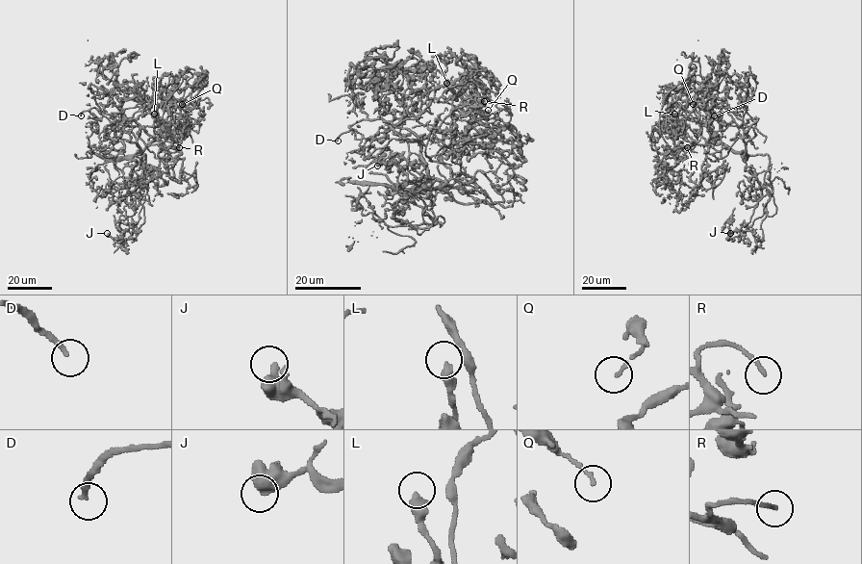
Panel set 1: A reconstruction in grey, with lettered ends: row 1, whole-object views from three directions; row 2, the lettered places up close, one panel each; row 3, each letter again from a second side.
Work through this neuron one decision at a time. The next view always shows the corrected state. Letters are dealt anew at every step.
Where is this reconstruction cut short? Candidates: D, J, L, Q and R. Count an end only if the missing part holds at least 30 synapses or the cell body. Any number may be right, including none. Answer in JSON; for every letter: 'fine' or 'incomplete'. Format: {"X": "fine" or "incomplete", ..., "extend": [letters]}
{"D": "incomplete", "J": "incomplete", "L": "fine", "Q": "fine", "R": "fine", "extend": ["D", "J"]}

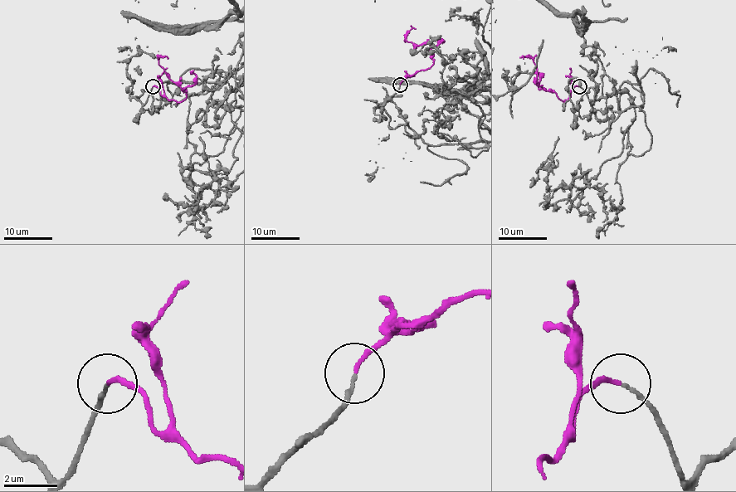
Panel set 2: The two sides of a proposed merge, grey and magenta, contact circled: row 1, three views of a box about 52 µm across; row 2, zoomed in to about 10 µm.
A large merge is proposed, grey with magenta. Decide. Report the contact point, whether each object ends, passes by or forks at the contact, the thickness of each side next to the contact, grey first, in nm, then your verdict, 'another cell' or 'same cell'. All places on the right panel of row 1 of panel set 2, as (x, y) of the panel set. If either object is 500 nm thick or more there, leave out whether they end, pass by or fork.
(579, 86) | grey ends | magenta ends | 120/160 nm | same cell

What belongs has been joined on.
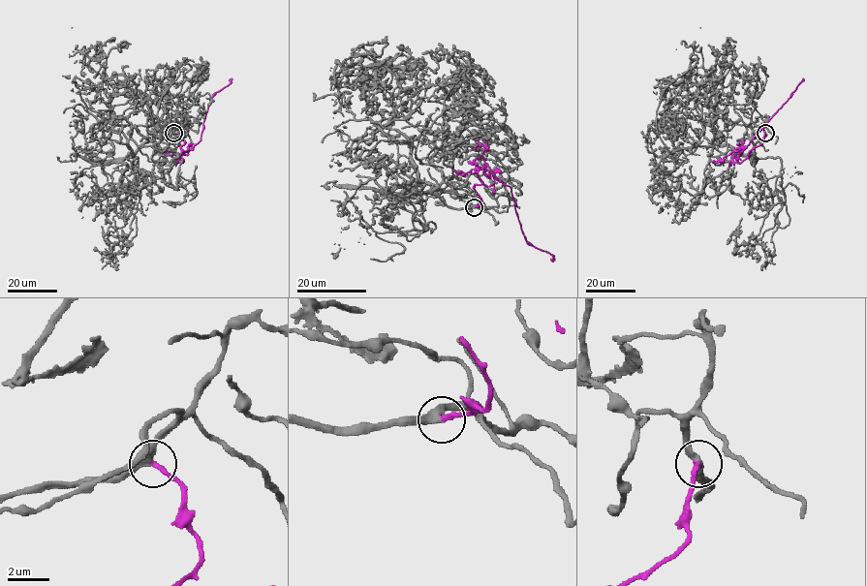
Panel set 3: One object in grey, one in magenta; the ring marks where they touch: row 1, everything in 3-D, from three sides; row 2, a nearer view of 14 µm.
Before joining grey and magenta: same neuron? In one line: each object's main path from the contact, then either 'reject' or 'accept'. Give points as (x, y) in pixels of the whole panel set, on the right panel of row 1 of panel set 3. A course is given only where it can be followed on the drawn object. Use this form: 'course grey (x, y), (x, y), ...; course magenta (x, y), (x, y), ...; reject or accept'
course grey (765, 133), (755, 156), (687, 147), (654, 194), (662, 112), (690, 117), (672, 114); course magenta (765, 133), (763, 141), (739, 163), (735, 154), (741, 152), (803, 77); accept

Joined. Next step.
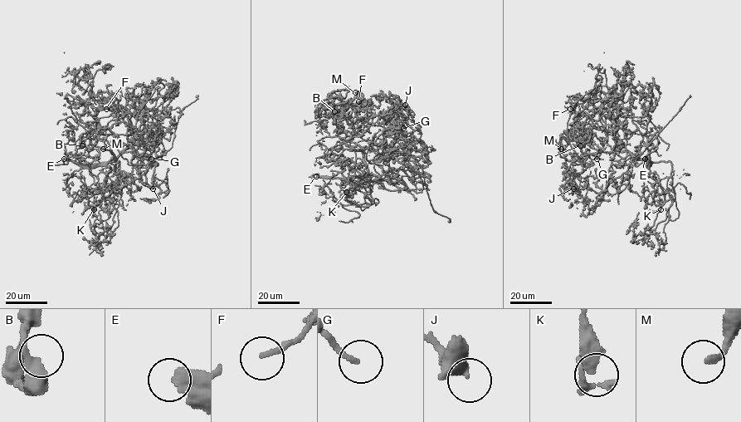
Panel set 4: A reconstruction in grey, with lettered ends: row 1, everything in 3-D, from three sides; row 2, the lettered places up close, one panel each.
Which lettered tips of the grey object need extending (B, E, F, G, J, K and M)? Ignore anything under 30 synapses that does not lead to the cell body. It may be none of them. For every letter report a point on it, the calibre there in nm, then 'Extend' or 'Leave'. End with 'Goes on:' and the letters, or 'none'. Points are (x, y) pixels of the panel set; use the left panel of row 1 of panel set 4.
B: Place: (82, 145). Thickness 320 nm. Leave
E: Place: (64, 159). Thickness 460 nm. Extend
F: Place: (106, 109). Thickness 150 nm. Leave
G: Place: (151, 159). Thickness 180 nm. Extend
J: Place: (153, 188). Thickness 360 nm. Leave
K: Place: (94, 209). Thickness 420 nm. Leave
M: Place: (103, 149). Thickness 200 nm. Extend
Goes on: E, G, M

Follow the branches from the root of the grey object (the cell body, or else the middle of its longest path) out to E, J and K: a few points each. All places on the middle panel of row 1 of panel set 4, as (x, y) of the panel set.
E: (387, 114), (383, 116), (382, 132), (363, 149), (368, 176), (359, 181), (316, 176)
J: (387, 114), (398, 104), (397, 101), (401, 105), (405, 105)
K: (387, 114), (382, 132), (363, 149), (368, 175), (354, 184), (372, 203), (333, 198), (346, 192)

